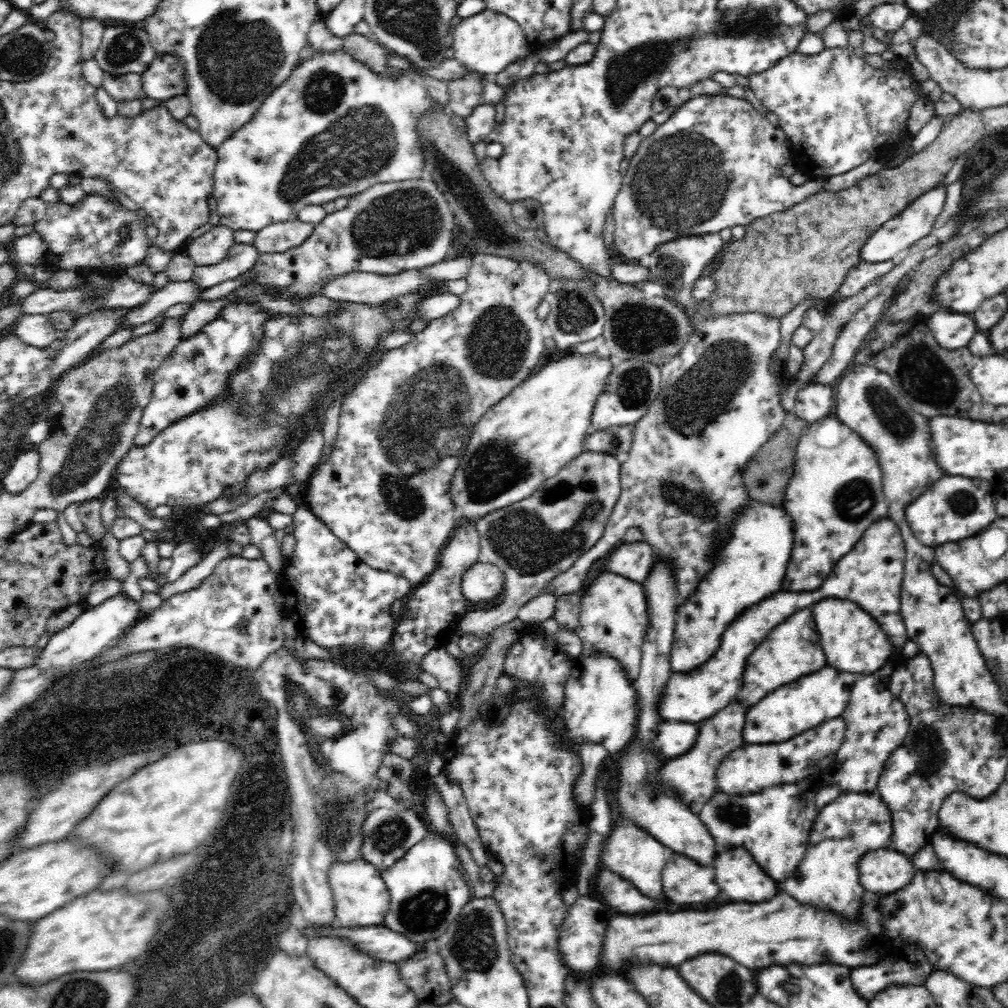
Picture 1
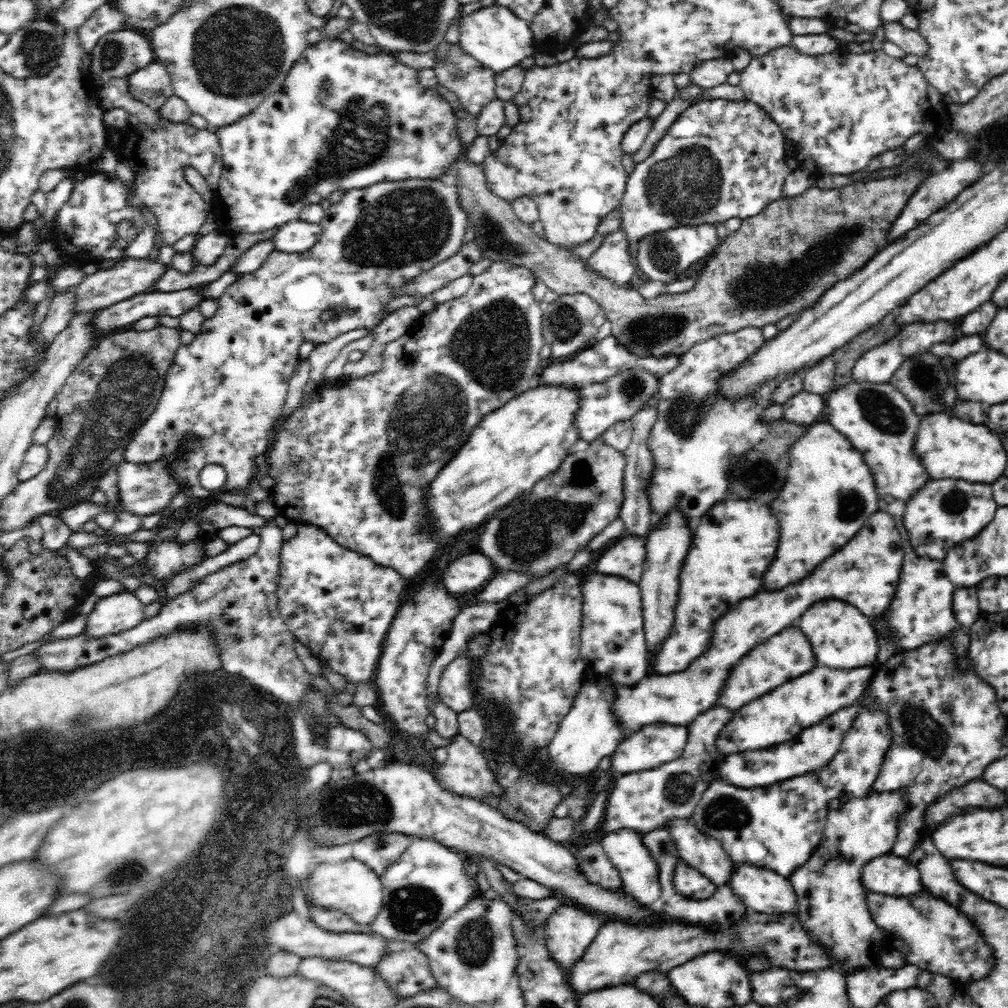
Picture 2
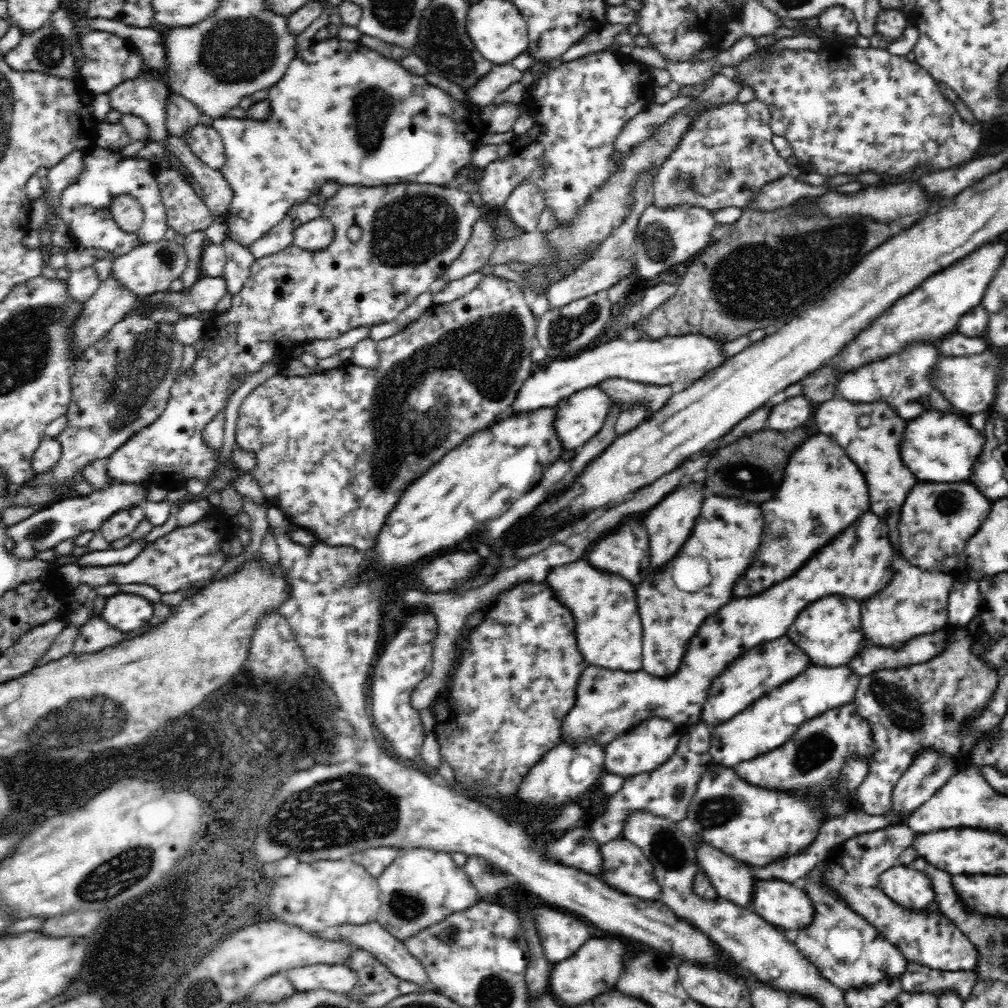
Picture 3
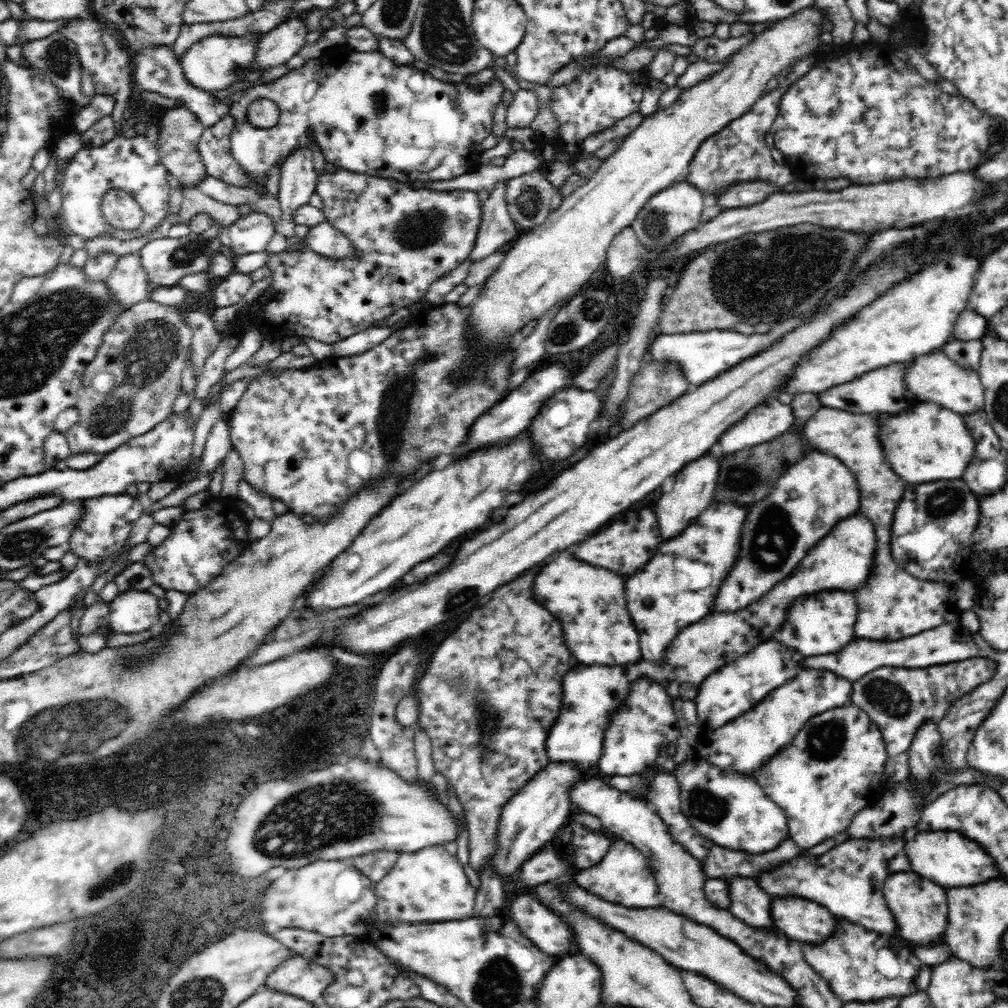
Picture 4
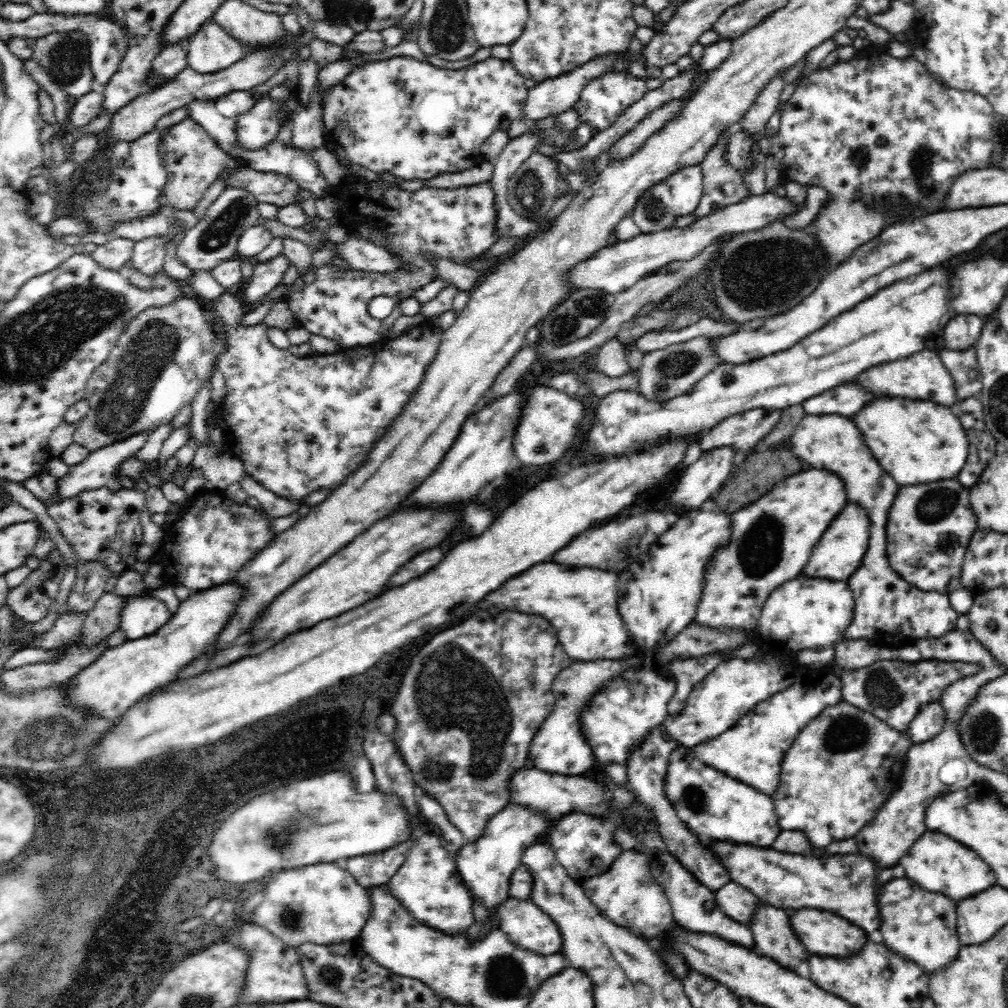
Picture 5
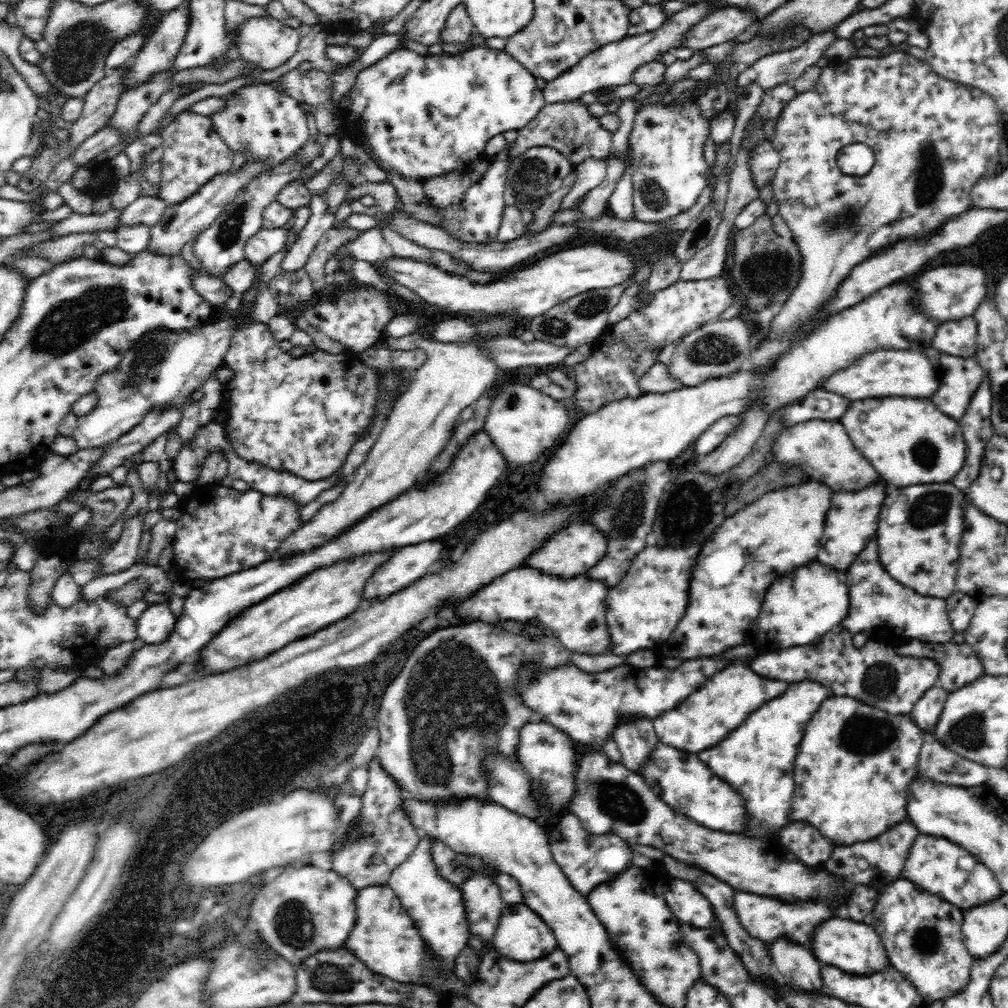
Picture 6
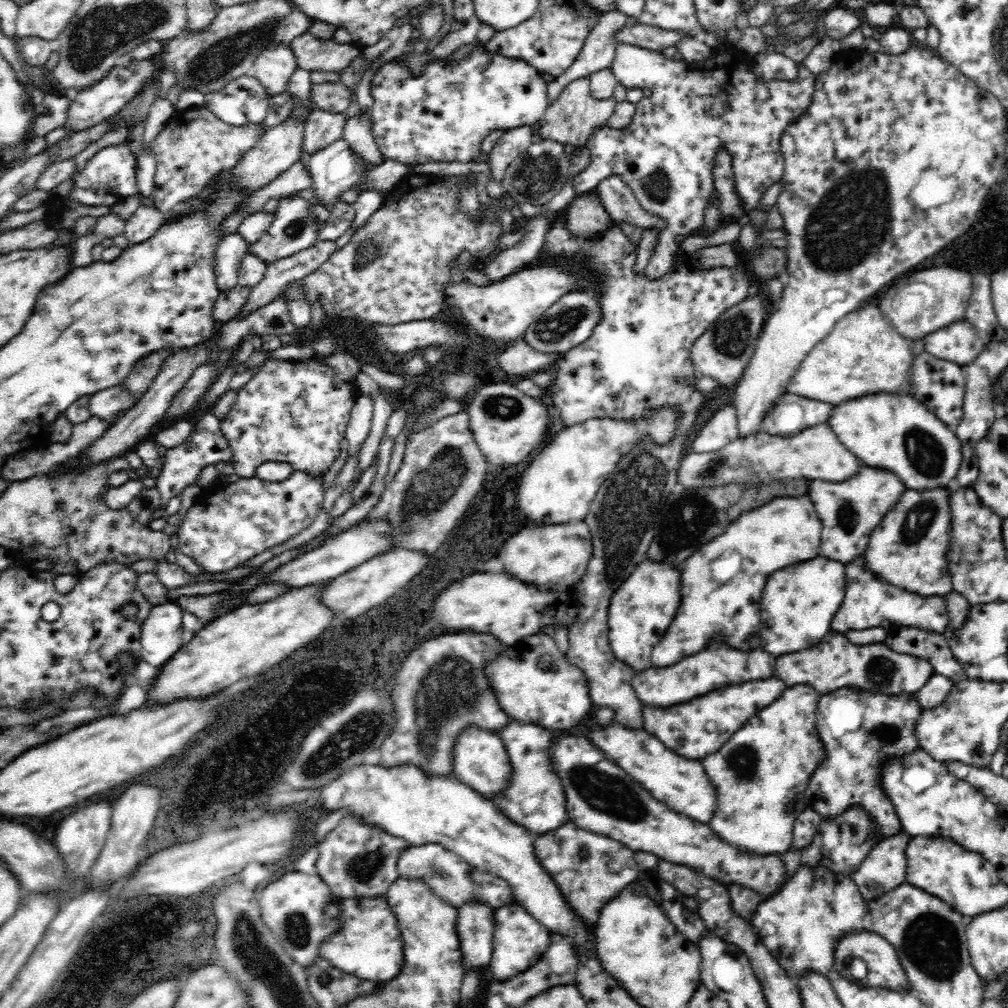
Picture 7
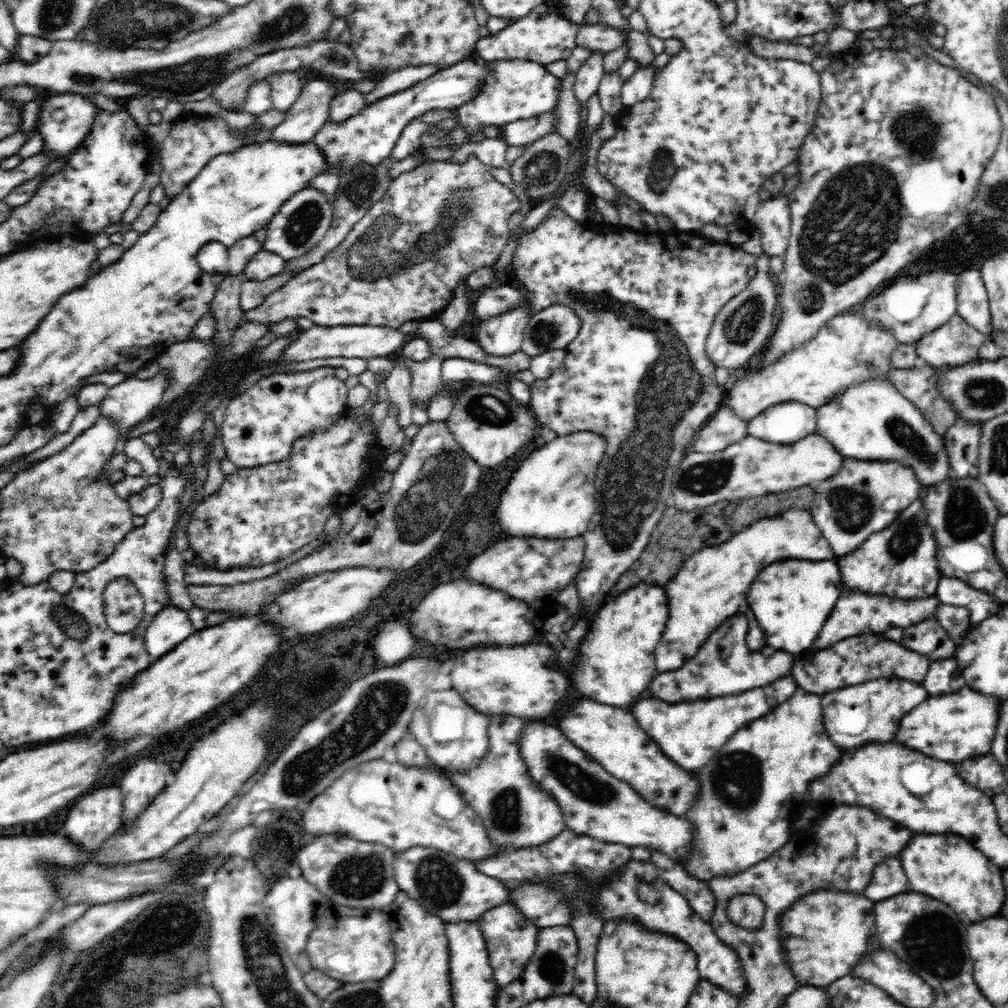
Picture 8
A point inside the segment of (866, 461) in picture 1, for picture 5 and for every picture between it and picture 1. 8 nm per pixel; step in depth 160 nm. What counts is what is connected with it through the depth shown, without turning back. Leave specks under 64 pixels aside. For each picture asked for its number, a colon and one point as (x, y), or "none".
2: (828, 496)
3: (822, 491)
4: (780, 529)
5: (770, 541)

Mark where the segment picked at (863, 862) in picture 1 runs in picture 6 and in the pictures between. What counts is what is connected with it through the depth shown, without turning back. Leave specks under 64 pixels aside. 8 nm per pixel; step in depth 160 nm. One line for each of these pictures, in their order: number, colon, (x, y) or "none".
2: (888, 875)
3: (905, 886)
4: (920, 907)
5: (921, 926)
6: (922, 934)

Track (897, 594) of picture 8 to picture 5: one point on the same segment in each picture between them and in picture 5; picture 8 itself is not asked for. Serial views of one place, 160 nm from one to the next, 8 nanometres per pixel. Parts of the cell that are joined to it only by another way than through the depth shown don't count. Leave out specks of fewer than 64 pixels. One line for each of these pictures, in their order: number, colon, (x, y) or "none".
5: (930, 526)
6: (923, 554)
7: (908, 550)

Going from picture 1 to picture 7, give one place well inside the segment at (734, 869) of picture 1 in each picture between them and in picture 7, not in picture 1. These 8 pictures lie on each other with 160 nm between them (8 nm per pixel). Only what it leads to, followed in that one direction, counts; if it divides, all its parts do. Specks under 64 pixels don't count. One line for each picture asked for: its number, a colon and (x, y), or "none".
2: (763, 890)
3: (780, 904)
4: (803, 920)
5: (823, 933)
6: (855, 948)
7: (884, 969)

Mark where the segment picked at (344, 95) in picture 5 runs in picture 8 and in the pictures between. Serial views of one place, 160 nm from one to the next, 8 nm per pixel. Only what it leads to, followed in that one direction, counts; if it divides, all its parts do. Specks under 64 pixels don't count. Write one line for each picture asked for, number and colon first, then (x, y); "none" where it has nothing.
6: (426, 115)
7: (443, 113)
8: (514, 89)

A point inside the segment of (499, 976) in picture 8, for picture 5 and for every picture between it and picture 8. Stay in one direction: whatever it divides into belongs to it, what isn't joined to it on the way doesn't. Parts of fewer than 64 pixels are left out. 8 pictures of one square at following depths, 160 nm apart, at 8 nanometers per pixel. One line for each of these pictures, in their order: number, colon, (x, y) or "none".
5: (529, 928)
6: (521, 936)
7: (518, 942)

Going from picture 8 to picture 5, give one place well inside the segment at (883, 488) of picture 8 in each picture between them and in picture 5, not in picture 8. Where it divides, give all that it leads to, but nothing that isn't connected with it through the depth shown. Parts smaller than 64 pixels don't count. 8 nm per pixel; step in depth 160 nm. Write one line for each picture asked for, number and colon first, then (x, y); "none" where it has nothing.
5: (839, 553)
6: (851, 521)
7: (849, 511)

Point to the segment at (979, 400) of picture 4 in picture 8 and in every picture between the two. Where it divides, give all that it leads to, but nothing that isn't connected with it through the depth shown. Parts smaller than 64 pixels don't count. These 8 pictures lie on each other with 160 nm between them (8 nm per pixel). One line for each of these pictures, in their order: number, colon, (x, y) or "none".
5: (922, 376)
6: (904, 372)
7: (863, 354)
8: (845, 351)

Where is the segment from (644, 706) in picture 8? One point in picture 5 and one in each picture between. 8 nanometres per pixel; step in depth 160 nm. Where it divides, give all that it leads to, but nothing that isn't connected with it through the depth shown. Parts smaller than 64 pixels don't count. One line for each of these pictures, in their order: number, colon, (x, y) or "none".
5: (718, 701)
6: (709, 714)
7: (695, 729)

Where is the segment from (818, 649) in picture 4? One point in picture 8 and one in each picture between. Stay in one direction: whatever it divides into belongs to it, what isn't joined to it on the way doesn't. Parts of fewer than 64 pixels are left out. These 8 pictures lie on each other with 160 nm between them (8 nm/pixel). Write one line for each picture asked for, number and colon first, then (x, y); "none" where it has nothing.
5: (818, 611)
6: (798, 609)
7: (798, 603)
8: (791, 600)

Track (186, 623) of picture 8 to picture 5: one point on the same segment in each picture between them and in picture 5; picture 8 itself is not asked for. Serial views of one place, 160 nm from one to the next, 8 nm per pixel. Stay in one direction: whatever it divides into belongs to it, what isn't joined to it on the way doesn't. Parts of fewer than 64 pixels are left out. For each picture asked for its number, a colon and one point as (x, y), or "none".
5: (142, 616)
6: (157, 622)
7: (161, 636)

